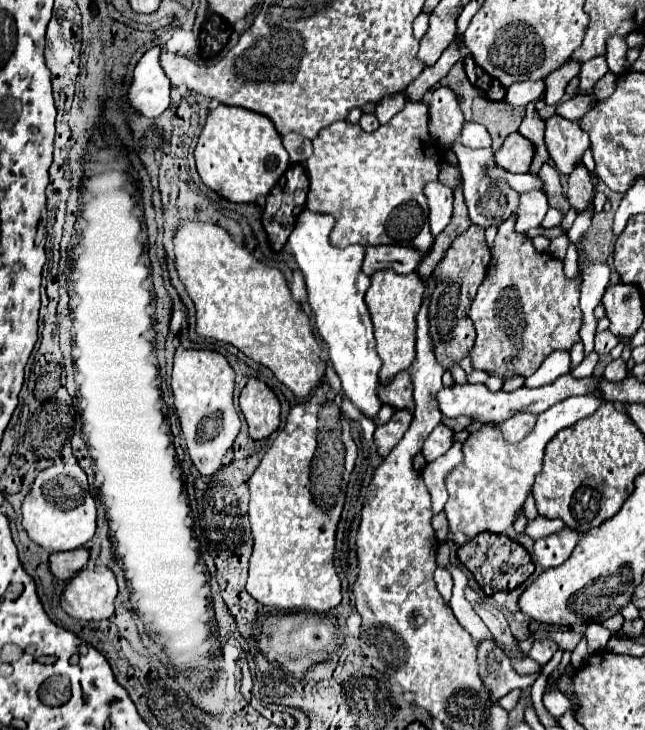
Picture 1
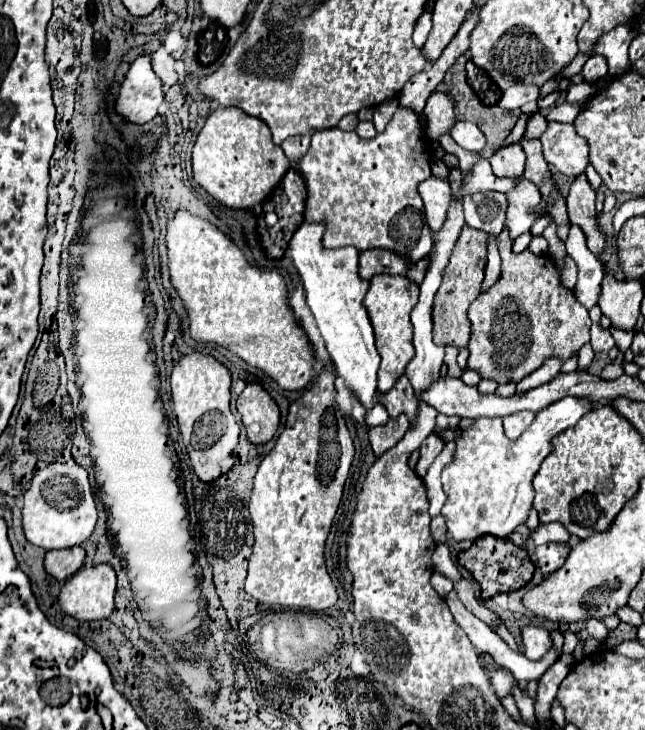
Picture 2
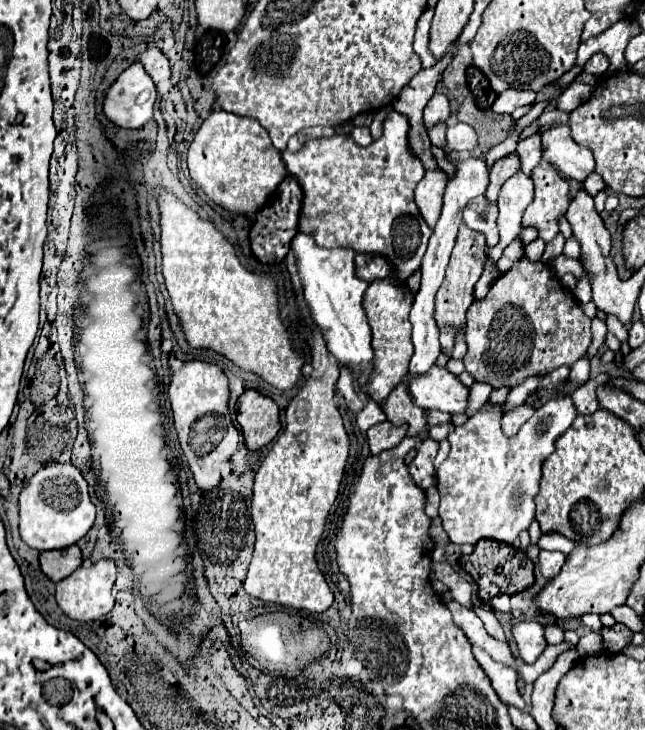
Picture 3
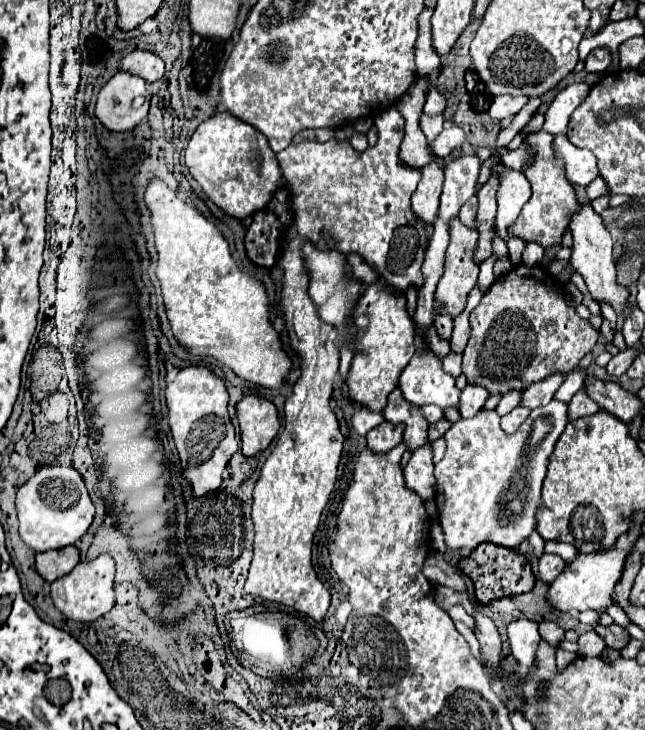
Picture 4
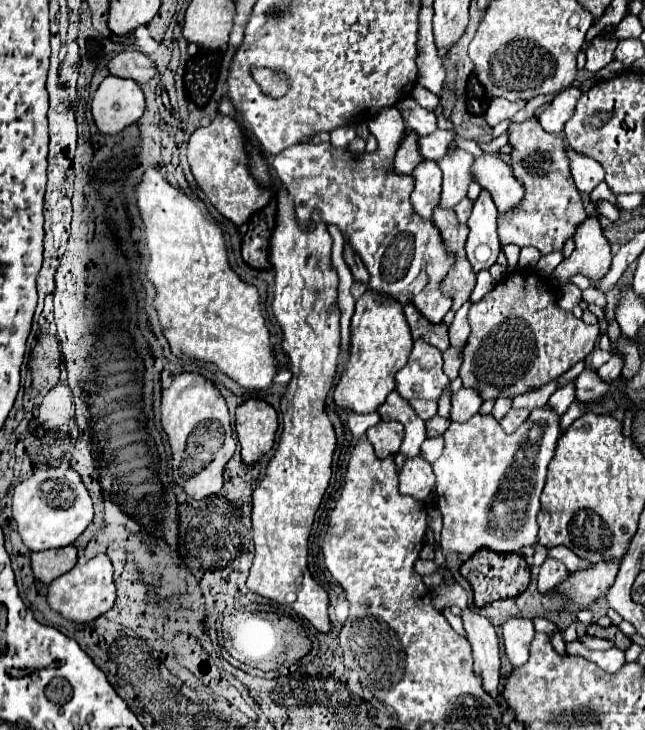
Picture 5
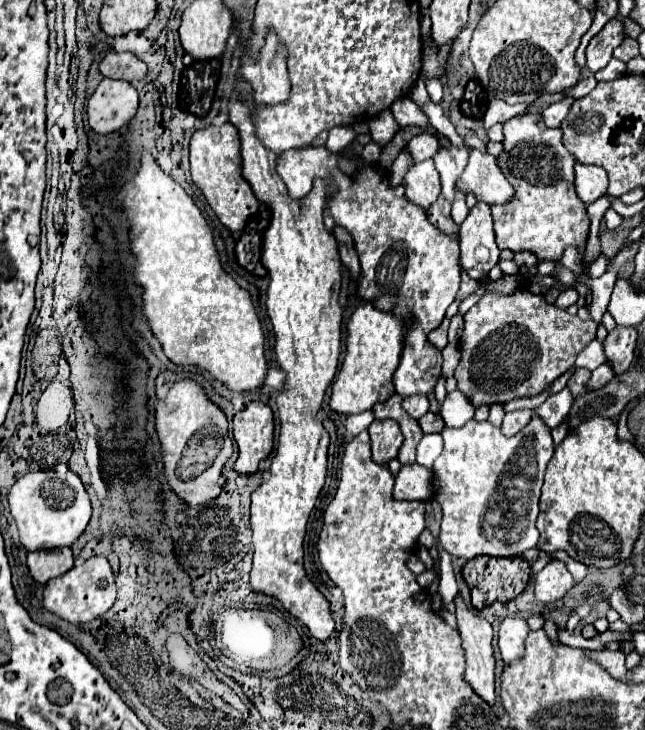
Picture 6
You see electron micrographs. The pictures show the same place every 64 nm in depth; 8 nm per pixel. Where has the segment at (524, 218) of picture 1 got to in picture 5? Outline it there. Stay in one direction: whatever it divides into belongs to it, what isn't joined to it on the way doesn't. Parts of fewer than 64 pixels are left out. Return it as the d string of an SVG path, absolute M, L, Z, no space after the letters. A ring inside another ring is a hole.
M482 154L482 156L474 158L472 182L480 184L482 190L490 192L500 214L518 206L524 196L524 188L512 176L510 166L494 154ZM482 270L477 274L476 286L470 295L472 303L480 301L495 286L495 280L491 276L489 270Z

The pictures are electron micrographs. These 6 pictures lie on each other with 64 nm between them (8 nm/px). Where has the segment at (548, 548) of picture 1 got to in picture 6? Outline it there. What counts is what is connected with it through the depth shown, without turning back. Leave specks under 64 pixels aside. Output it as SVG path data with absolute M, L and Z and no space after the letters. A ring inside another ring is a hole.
M550 560L536 578L536 598L544 604L556 602L564 598L572 586L574 580L568 568L564 568L564 562Z

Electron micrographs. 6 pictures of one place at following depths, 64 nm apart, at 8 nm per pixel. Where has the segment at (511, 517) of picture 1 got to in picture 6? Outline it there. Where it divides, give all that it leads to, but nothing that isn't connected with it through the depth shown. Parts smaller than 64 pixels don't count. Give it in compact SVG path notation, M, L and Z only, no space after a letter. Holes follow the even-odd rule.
M534 416L530 424L512 438L506 438L500 428L490 422L470 420L462 428L444 428L444 450L436 458L432 474L434 474L434 498L442 506L442 524L440 524L440 542L444 550L456 558L472 560L480 554L486 556L522 556L524 550L534 548L538 542L536 518L538 518L538 498L544 480L544 470L548 460L554 454L550 430L544 422Z

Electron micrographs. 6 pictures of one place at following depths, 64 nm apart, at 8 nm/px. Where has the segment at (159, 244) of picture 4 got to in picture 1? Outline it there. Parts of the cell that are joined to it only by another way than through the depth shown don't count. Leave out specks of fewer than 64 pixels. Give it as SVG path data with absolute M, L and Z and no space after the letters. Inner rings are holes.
M180 220L180 226L174 232L174 254L178 278L196 308L196 334L200 338L214 338L218 342L236 346L256 364L270 368L274 376L298 398L306 398L322 382L326 370L324 362L320 360L322 344L312 334L306 312L292 300L286 278L278 268L268 268L252 258L252 254L244 246L238 246L224 228L198 220Z

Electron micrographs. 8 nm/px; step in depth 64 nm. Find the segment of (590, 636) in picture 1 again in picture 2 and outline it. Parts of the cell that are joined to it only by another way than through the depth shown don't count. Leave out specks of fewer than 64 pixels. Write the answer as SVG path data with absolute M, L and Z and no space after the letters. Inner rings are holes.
M592 618L592 620L586 620L586 630L588 630L588 634L590 634L592 638L596 638L600 644L606 640L608 628L602 624L602 620L596 620L596 618Z

